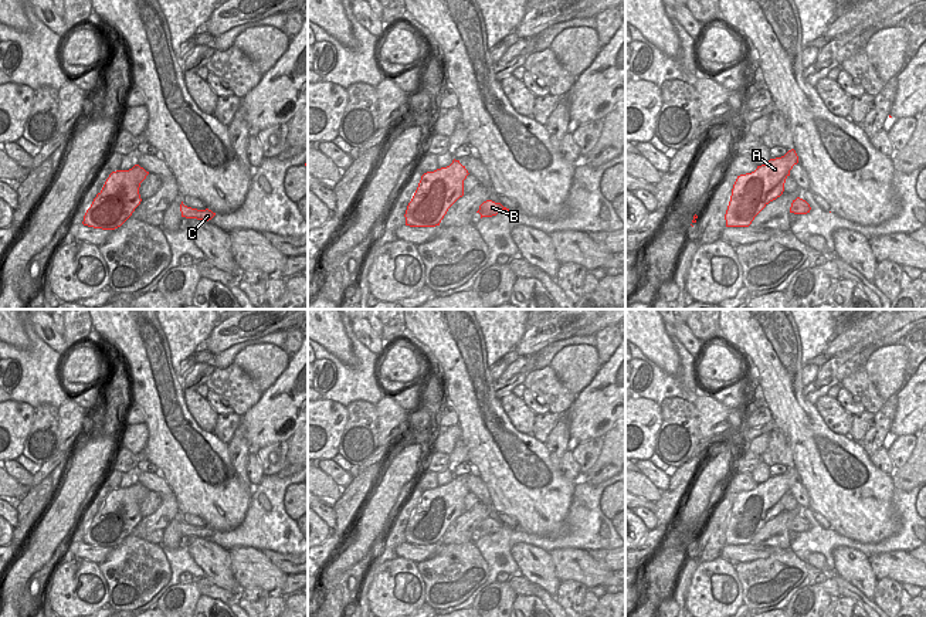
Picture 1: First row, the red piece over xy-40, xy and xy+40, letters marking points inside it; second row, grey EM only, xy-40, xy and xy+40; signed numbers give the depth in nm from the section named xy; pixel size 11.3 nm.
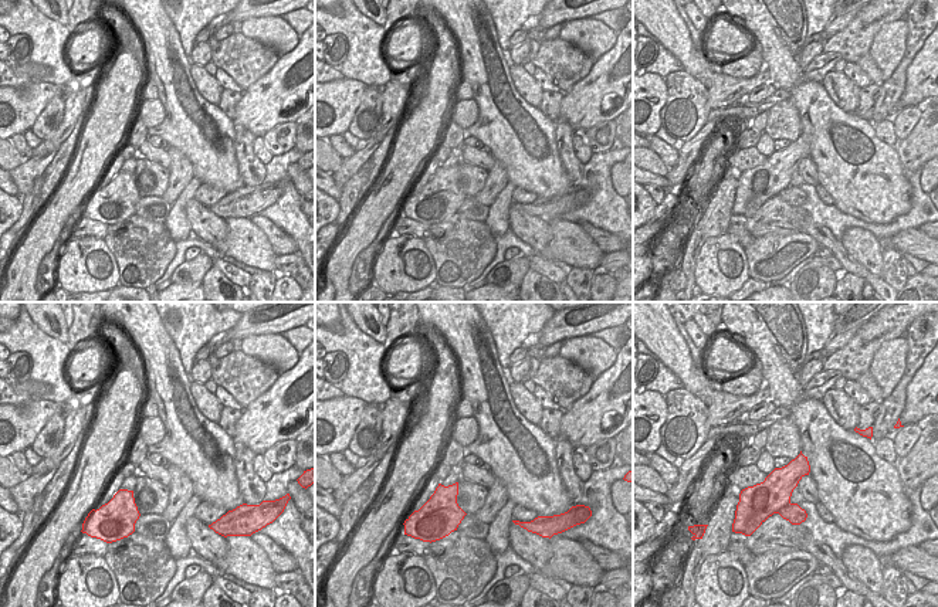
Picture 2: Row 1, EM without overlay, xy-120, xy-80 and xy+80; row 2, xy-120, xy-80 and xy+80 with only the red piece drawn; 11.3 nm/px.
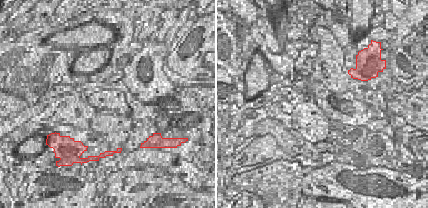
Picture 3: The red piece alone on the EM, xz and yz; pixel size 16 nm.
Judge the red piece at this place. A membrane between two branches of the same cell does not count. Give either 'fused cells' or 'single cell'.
fused cells

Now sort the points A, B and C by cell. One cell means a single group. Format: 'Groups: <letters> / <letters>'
Groups: A / B C

